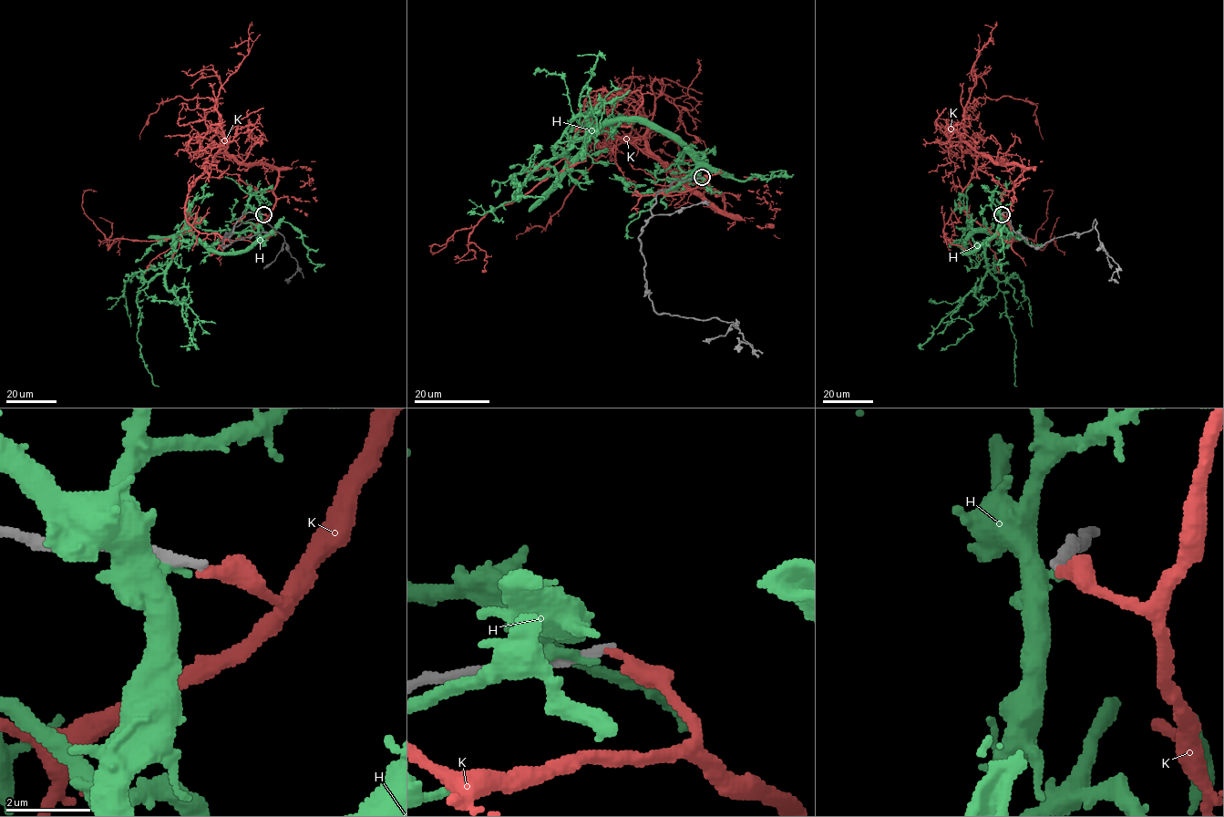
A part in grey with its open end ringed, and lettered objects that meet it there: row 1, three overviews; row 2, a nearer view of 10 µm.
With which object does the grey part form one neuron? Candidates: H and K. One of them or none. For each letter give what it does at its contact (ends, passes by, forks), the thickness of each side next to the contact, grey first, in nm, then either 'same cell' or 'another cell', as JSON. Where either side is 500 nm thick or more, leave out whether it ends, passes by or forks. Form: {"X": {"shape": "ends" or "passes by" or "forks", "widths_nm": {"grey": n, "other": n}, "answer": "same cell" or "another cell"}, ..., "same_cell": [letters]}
{"H": {"shape": "ends", "widths_nm": {"grey": 380, "other": 360}, "answer": "another cell"}, "K": {"shape": "ends", "widths_nm": {"grey": 260, "other": 280}, "answer": "another cell"}, "same_cell": []}

